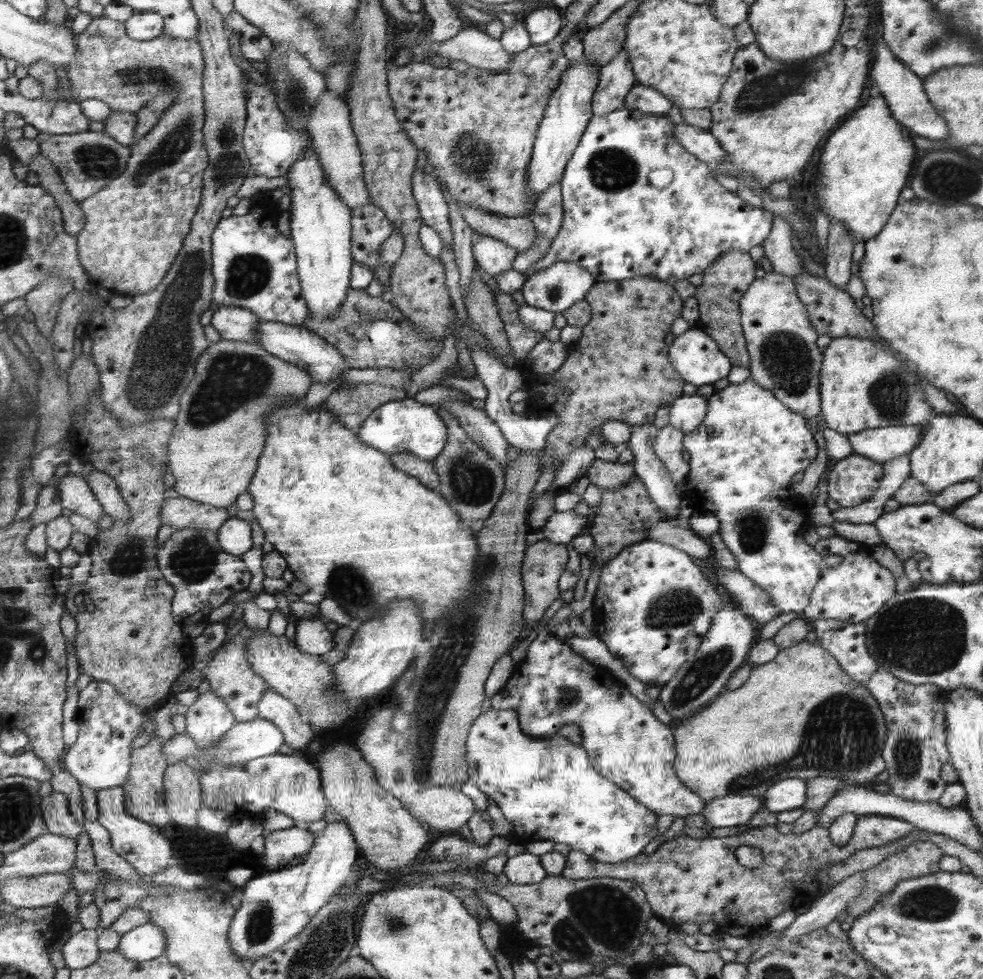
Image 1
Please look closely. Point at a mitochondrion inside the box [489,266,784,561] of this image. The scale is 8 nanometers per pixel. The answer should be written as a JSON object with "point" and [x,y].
{"point":[753,526]}

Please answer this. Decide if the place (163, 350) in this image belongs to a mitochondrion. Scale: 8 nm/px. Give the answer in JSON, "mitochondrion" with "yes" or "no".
{"mitochondrion":"yes"}

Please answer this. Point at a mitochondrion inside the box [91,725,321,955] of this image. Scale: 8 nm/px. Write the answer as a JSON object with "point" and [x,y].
{"point":[260,923]}

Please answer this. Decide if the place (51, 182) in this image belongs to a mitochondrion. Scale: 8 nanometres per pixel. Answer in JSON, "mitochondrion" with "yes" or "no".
{"mitochondrion":"no"}

